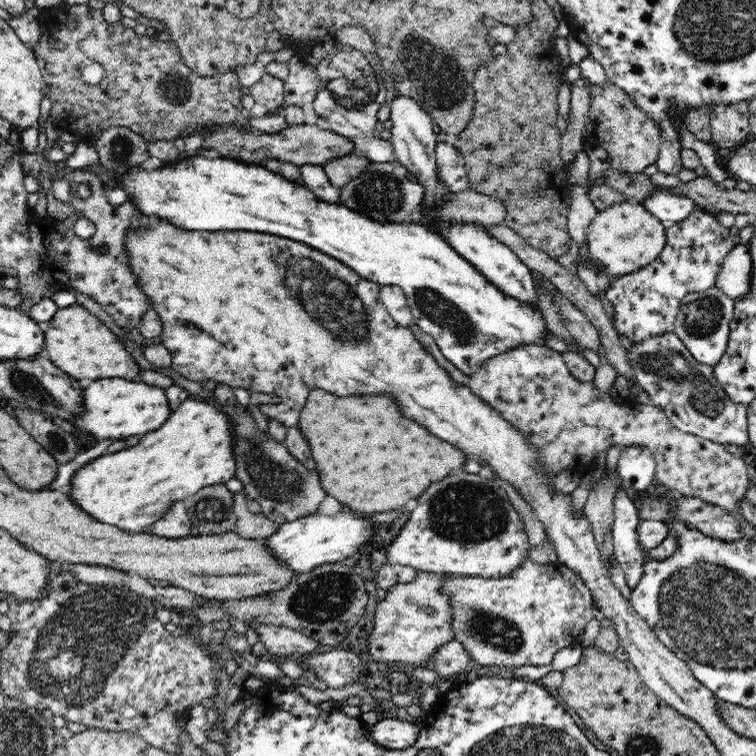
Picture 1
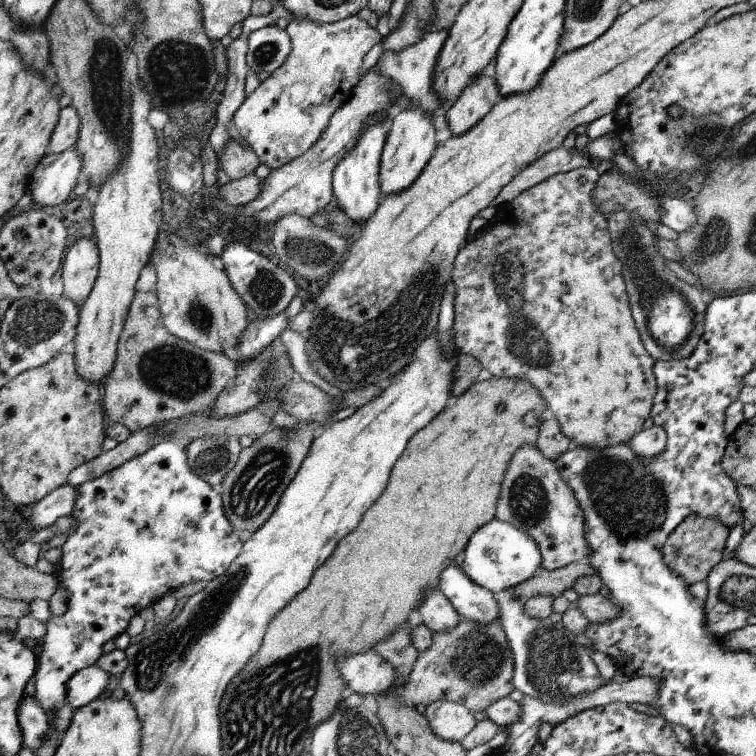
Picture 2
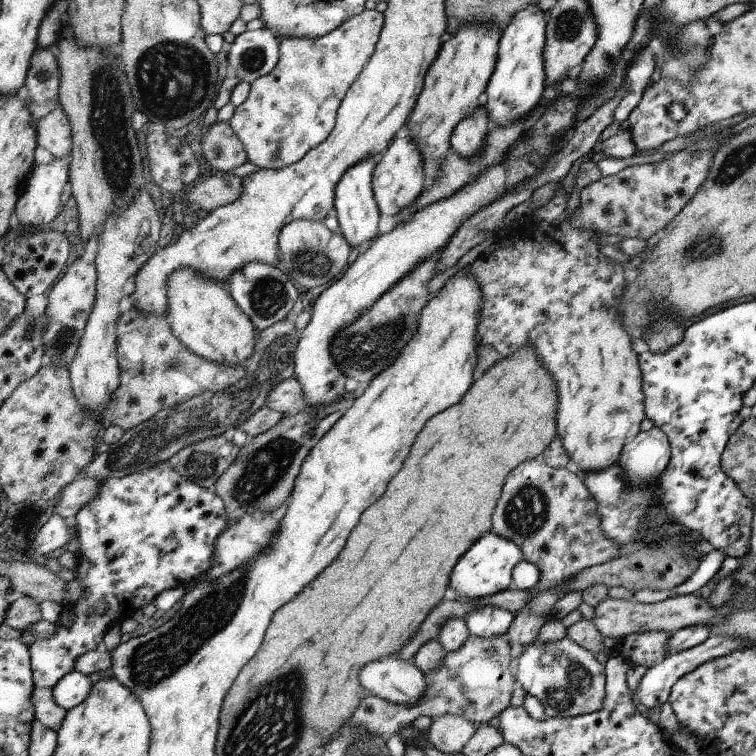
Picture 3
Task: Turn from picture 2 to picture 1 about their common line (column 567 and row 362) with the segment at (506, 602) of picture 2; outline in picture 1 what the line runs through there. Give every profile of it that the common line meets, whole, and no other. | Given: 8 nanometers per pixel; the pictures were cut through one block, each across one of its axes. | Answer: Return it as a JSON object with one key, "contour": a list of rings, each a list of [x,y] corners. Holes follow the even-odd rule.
{"contour":[[[675,331],[633,342],[625,353],[633,376],[675,428],[722,445],[749,444],[747,406],[732,403],[717,383],[714,367],[698,362]]]}

